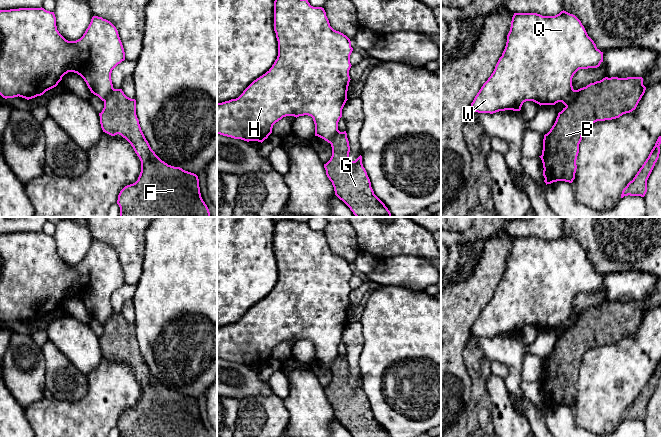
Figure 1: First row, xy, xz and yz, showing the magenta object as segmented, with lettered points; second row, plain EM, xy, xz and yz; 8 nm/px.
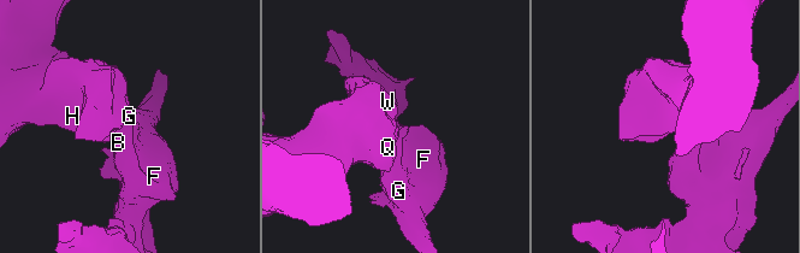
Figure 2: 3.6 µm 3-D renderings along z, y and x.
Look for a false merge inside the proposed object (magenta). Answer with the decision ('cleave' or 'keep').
cleave

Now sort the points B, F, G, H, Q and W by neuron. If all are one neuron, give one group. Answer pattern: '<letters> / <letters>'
B F G / H Q W

